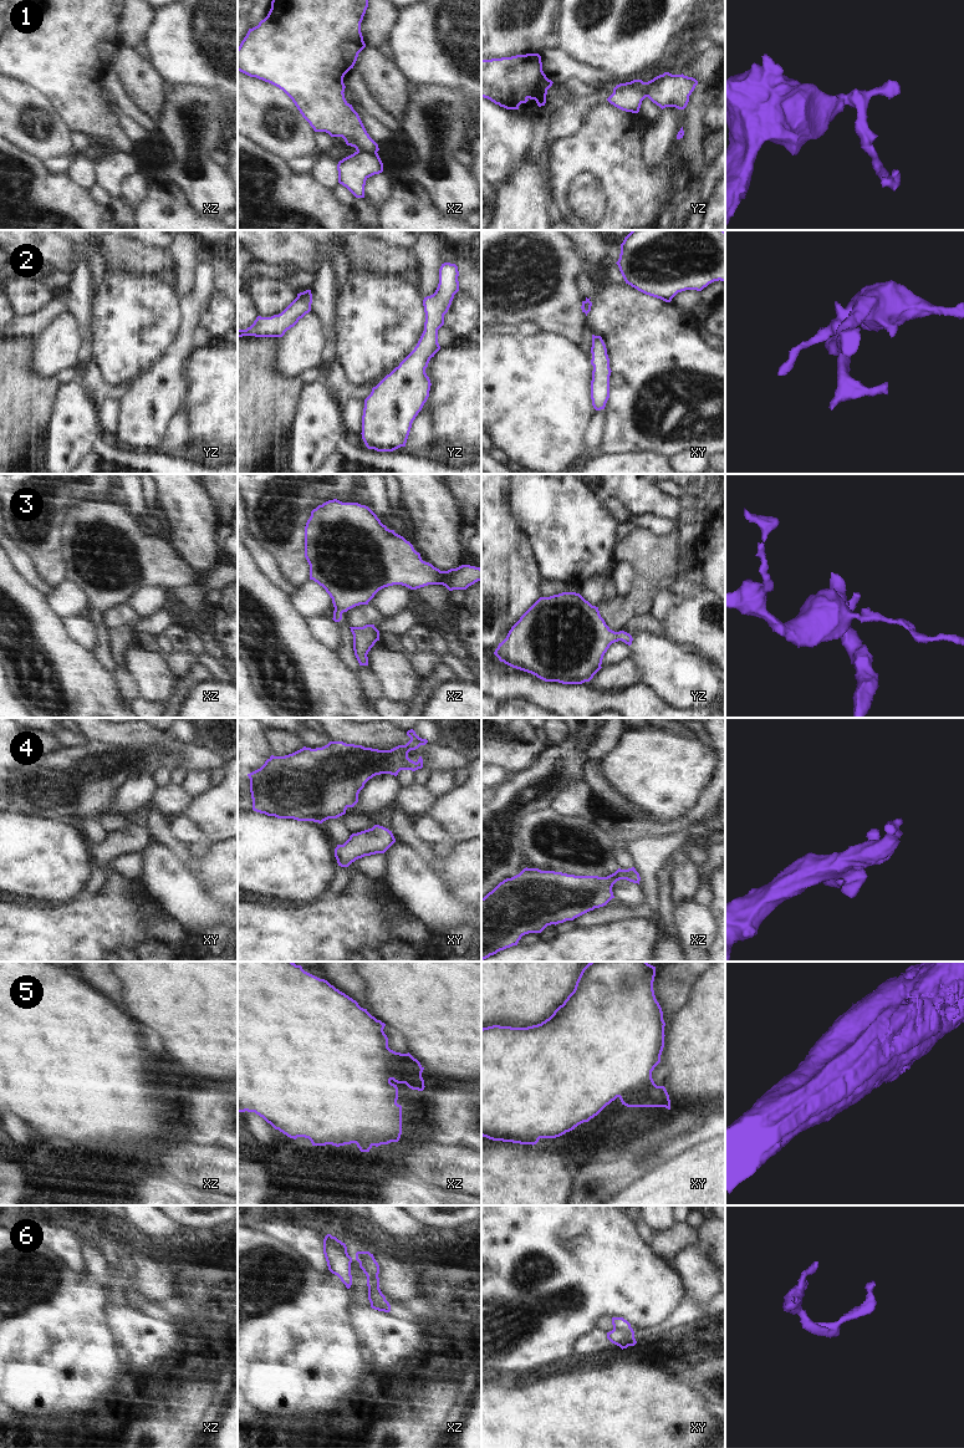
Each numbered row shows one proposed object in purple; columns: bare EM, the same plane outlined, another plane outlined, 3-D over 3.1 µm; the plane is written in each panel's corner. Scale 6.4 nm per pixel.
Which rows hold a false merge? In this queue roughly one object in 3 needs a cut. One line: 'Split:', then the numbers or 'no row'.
Split: 1, 6

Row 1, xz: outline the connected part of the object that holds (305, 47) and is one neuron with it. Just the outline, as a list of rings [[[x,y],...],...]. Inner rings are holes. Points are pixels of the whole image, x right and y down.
[[[272,0],[267,16],[257,26],[249,29],[238,47],[238,71],[269,82],[282,90],[295,103],[315,132],[342,137],[357,152],[374,154],[378,144],[367,133],[358,113],[345,98],[345,75],[353,68],[358,53],[366,47],[361,22],[368,0]]]

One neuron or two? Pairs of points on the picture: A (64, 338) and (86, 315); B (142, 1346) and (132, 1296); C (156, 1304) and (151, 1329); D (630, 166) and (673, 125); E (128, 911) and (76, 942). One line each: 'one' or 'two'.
A: two
B: two
C: two
D: two
E: one

